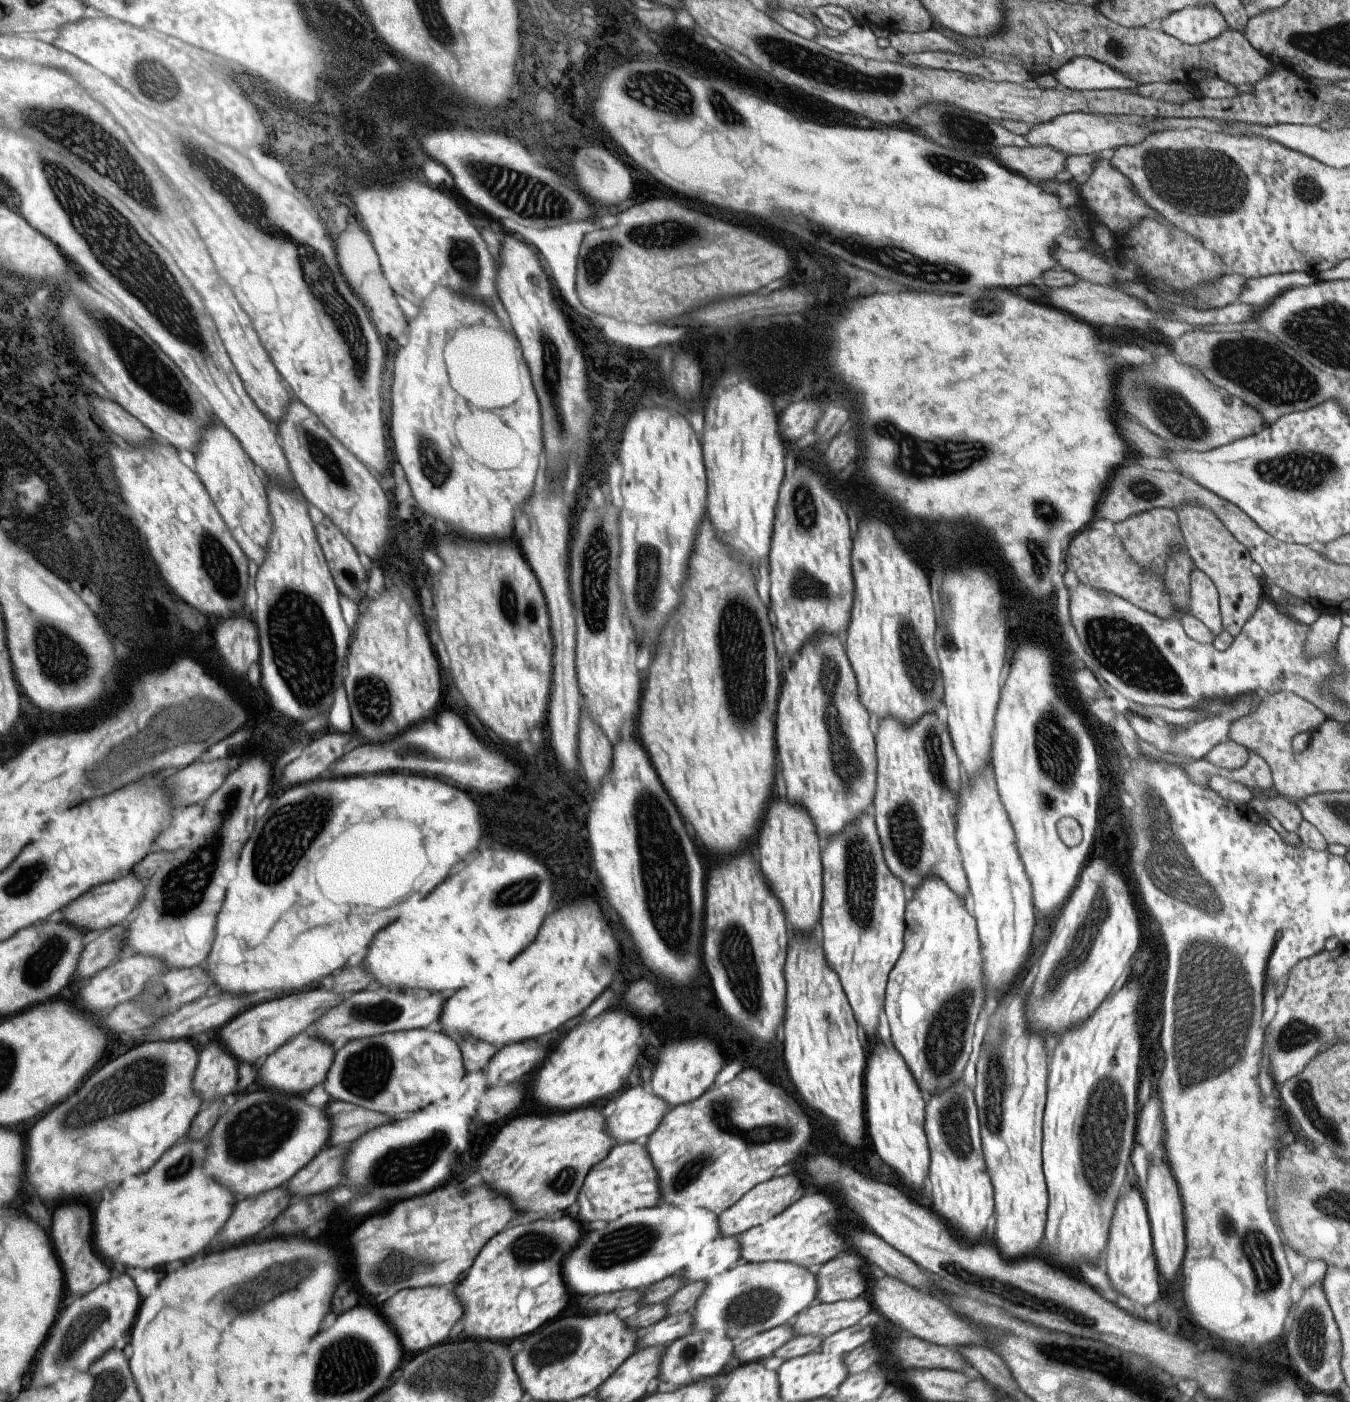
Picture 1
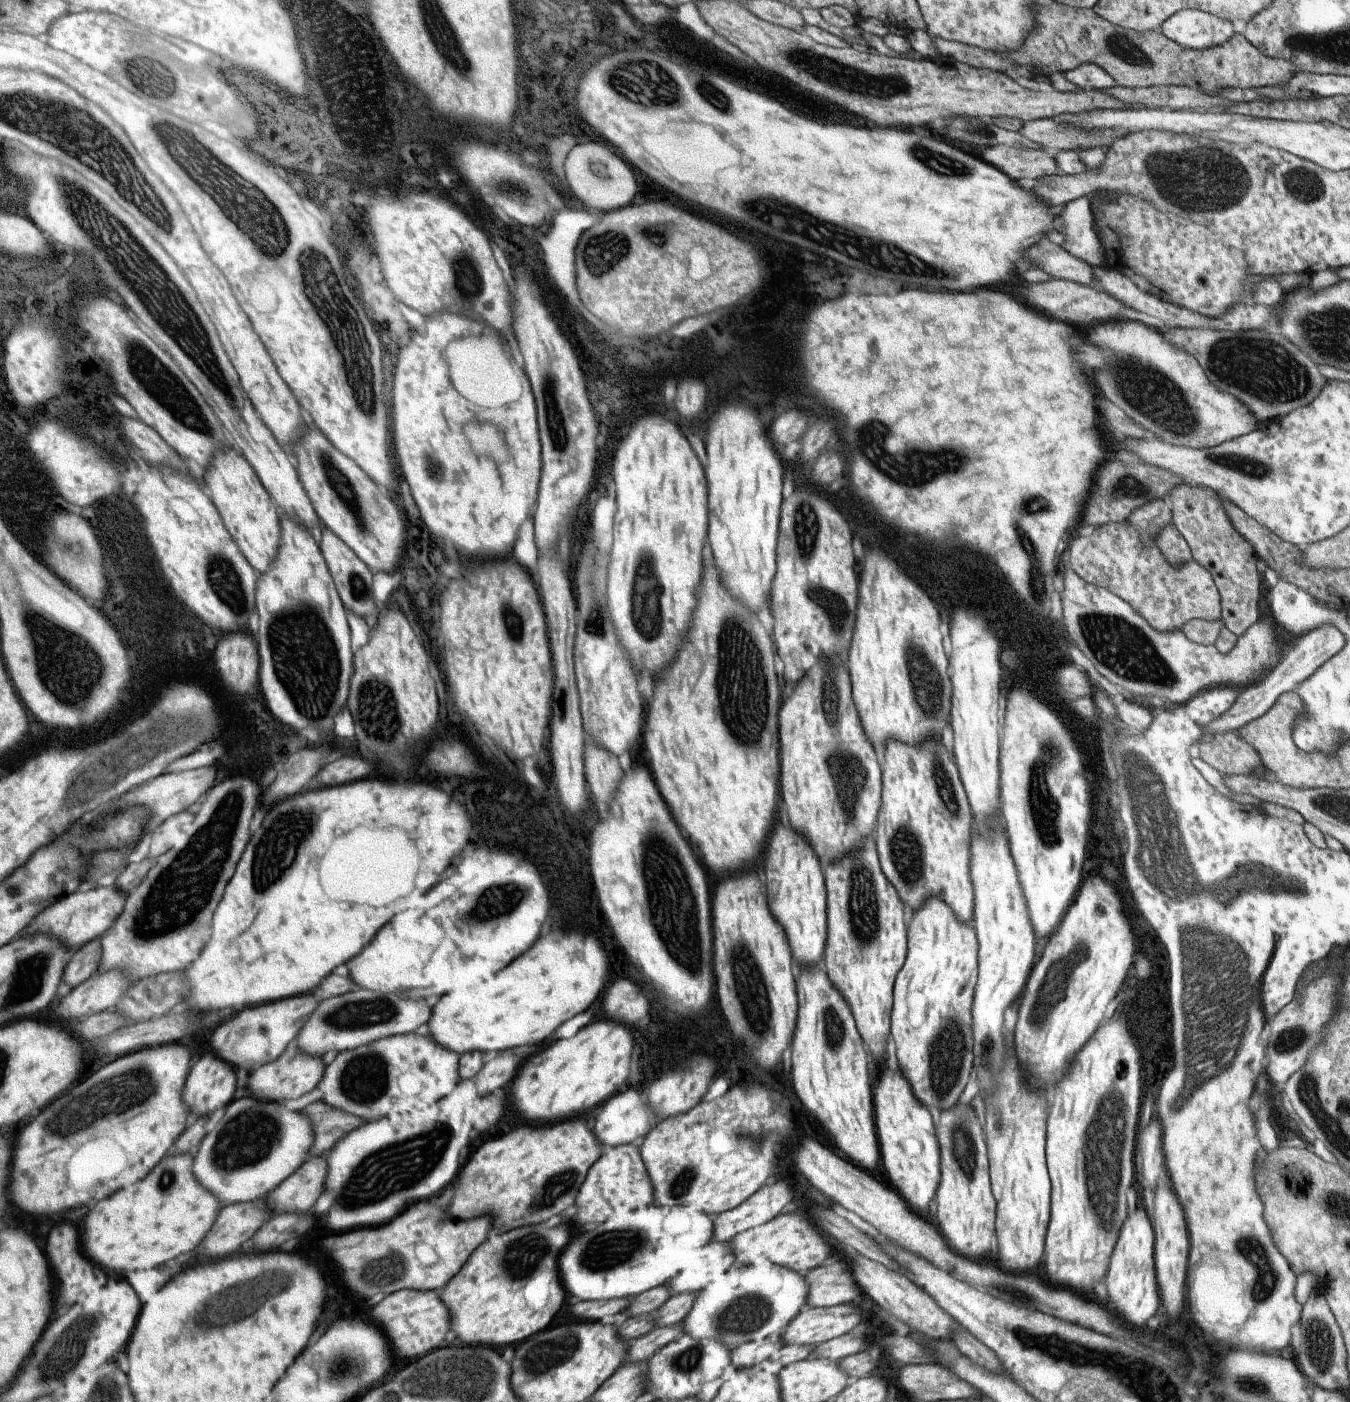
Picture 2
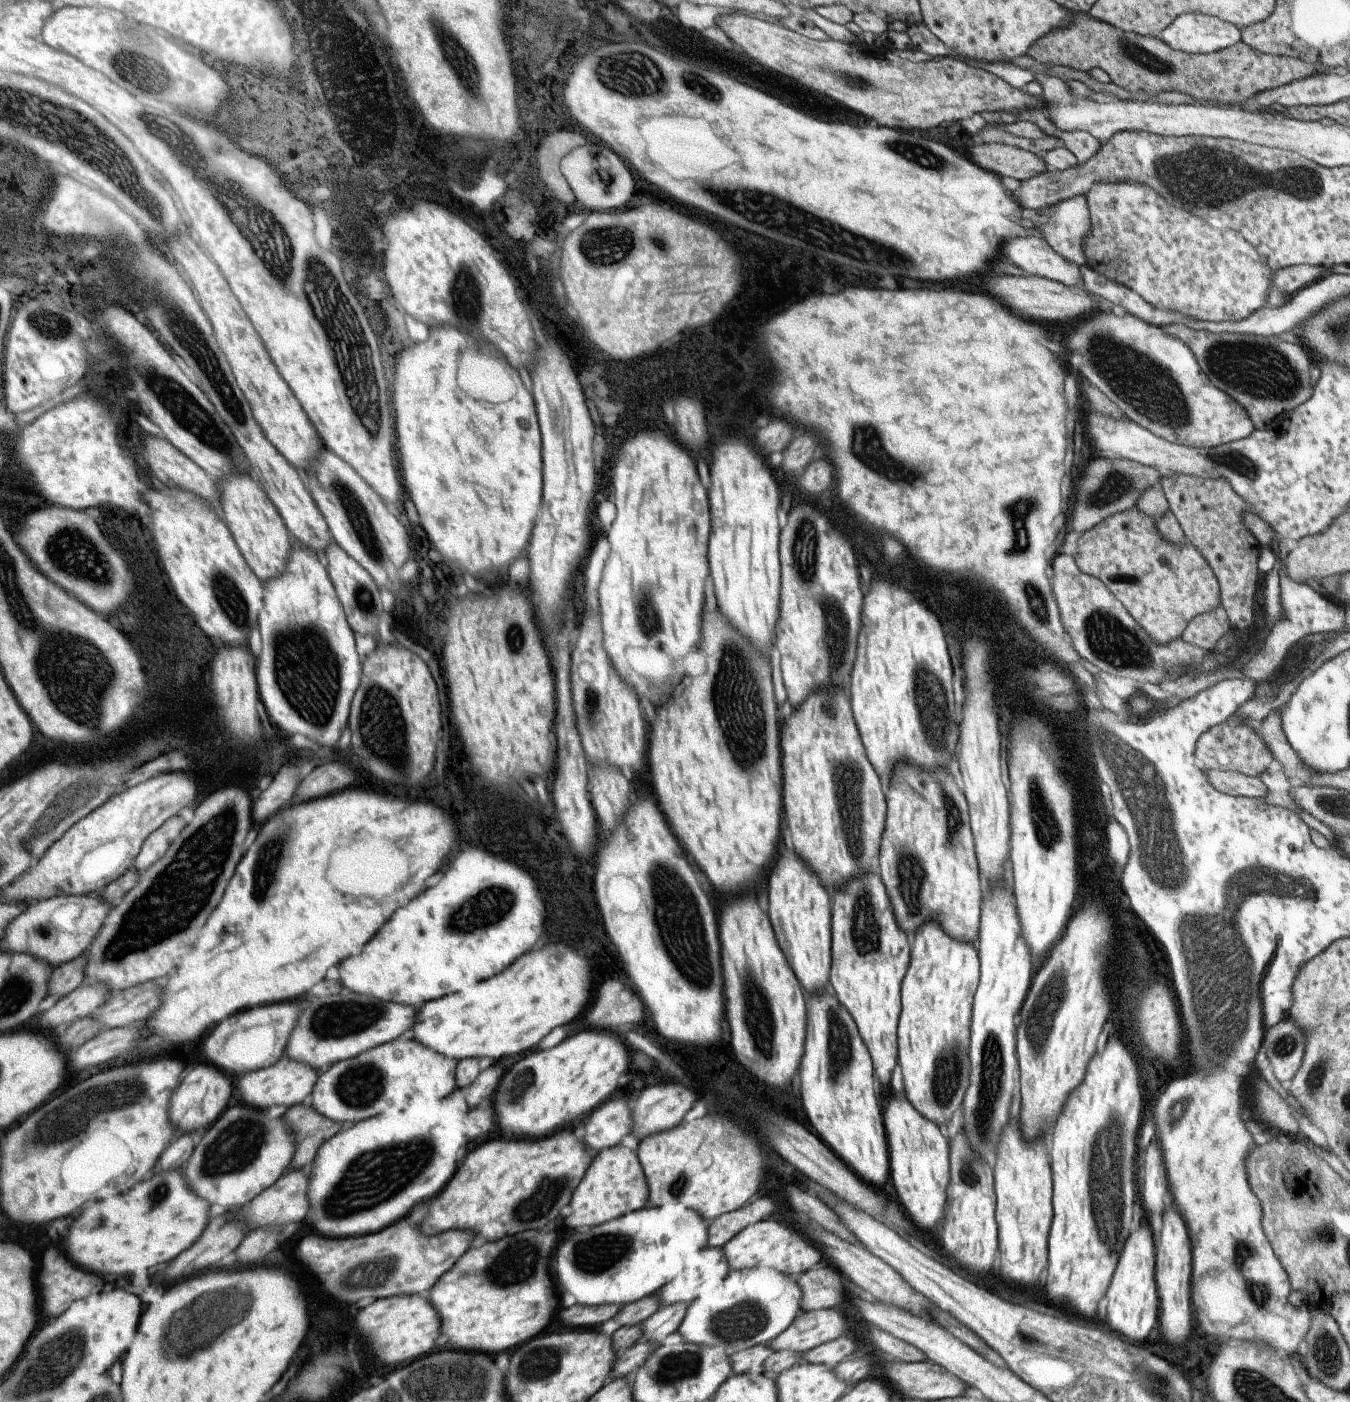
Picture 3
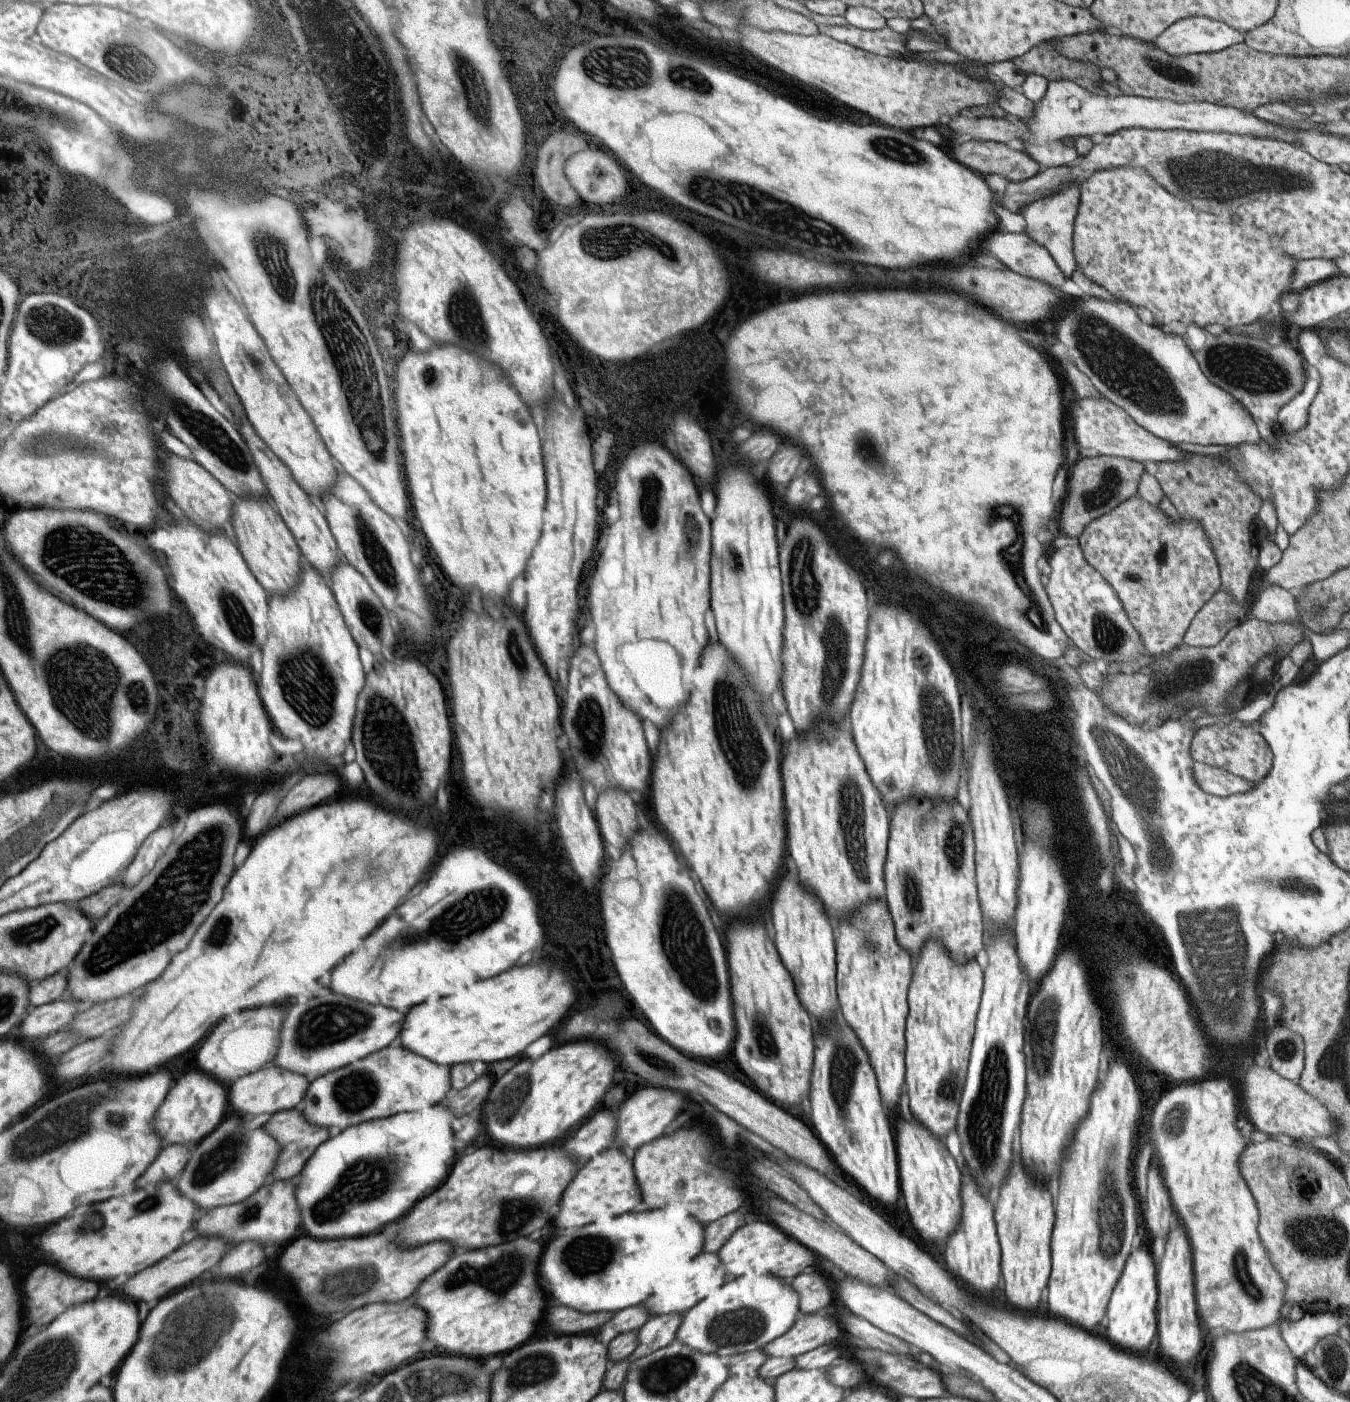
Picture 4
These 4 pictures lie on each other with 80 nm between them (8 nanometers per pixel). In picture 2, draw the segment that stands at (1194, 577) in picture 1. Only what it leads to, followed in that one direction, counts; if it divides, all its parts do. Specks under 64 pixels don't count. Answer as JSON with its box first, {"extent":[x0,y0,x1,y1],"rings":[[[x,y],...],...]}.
{"extent":[1067,523,1221,632],"rings":[[[1107,523],[1098,528],[1081,527],[1077,536],[1071,536],[1067,545],[1069,551],[1069,566],[1071,570],[1087,584],[1097,585],[1109,590],[1115,596],[1123,599],[1138,615],[1141,615],[1152,629],[1167,632],[1181,629],[1189,619],[1204,621],[1221,621],[1220,596],[1212,576],[1197,561],[1191,559],[1187,564],[1177,569],[1169,566],[1155,543],[1143,543],[1138,532],[1123,523]]]}

